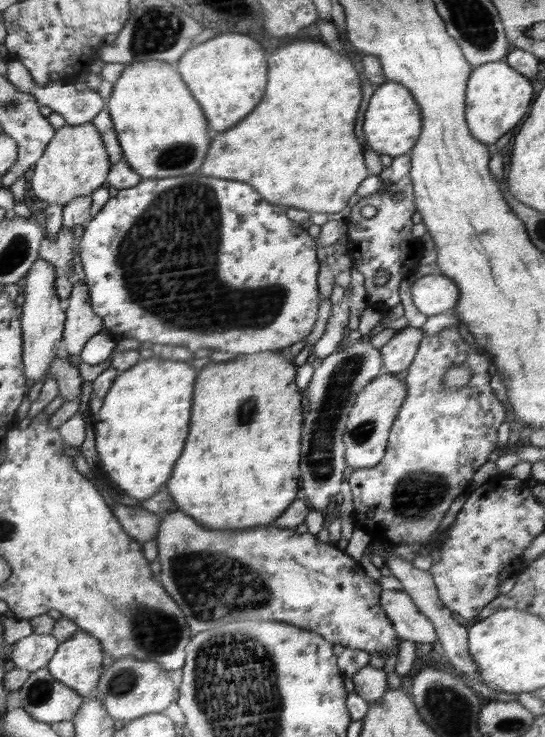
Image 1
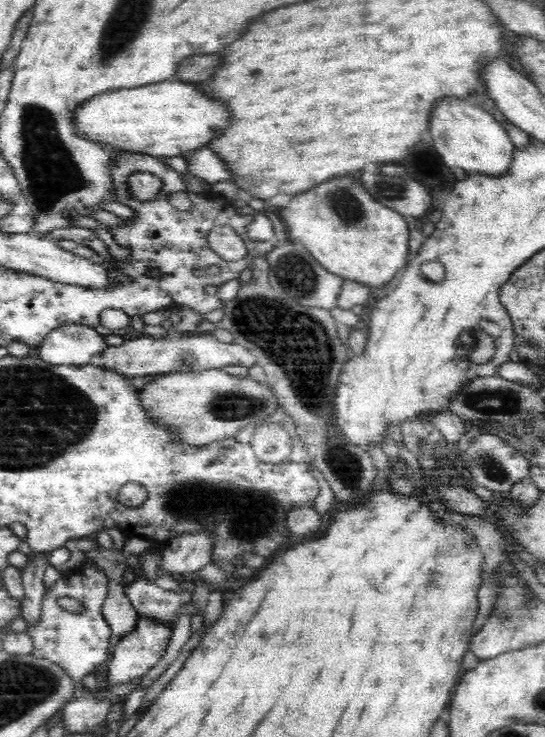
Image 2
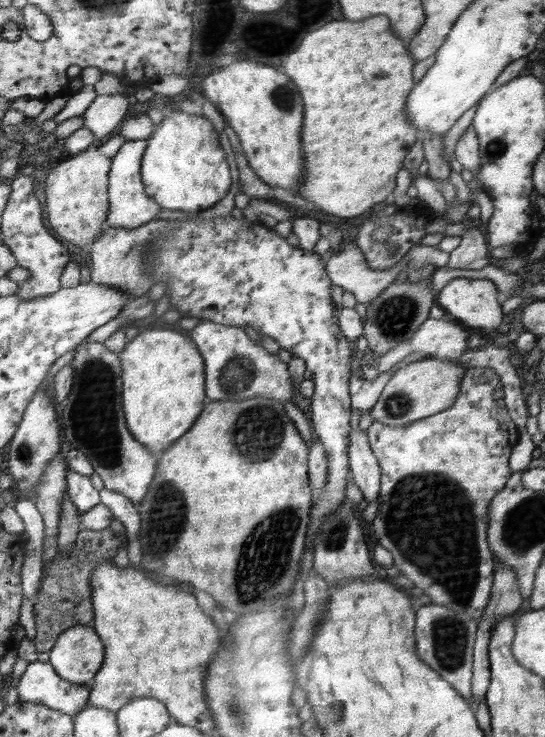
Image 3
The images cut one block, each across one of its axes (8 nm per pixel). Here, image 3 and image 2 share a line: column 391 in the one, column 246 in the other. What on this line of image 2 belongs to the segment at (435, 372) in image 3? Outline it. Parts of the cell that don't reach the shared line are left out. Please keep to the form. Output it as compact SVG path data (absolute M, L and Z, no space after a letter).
M221 369L188 372L179 370L166 375L157 376L150 384L139 389L139 402L144 407L147 416L156 425L161 425L168 430L174 441L187 446L207 446L234 437L235 434L248 424L268 421L270 416L281 410L277 404L275 392L265 384L259 384L249 377L240 379L234 375L224 373Z

